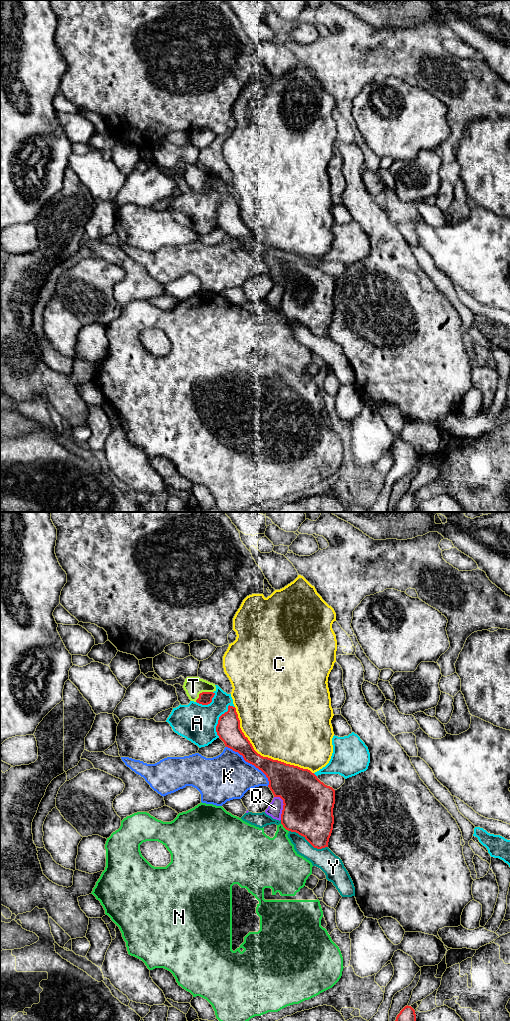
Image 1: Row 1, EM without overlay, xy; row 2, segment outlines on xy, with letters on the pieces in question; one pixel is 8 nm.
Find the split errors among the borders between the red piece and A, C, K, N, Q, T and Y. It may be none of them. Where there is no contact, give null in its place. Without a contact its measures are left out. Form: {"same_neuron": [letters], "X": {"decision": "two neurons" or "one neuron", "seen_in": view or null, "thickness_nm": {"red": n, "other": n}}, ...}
{"same_neuron": ["T"], "A": {"decision": "two neurons", "seen_in": "xy", "thickness_nm": {"red": 190, "other": 300}}, "C": {"decision": "two neurons", "seen_in": "xy", "thickness_nm": {"red": 240, "other": 480}}, "K": {"decision": "two neurons", "seen_in": "xy", "thickness_nm": {"red": 200, "other": 380}}, "N": {"decision": "two neurons", "seen_in": "xy", "thickness_nm": {"red": 400, "other": 320}}, "Q": {"decision": "two neurons", "seen_in": "xy", "thickness_nm": {"red": 400, "other": 120}}, "T": {"decision": "one neuron", "seen_in": "xy", "thickness_nm": {"red": 110, "other": 150}}, "Y": {"decision": "two neurons", "seen_in": "xy", "thickness_nm": {"red": 400, "other": 170}}}

